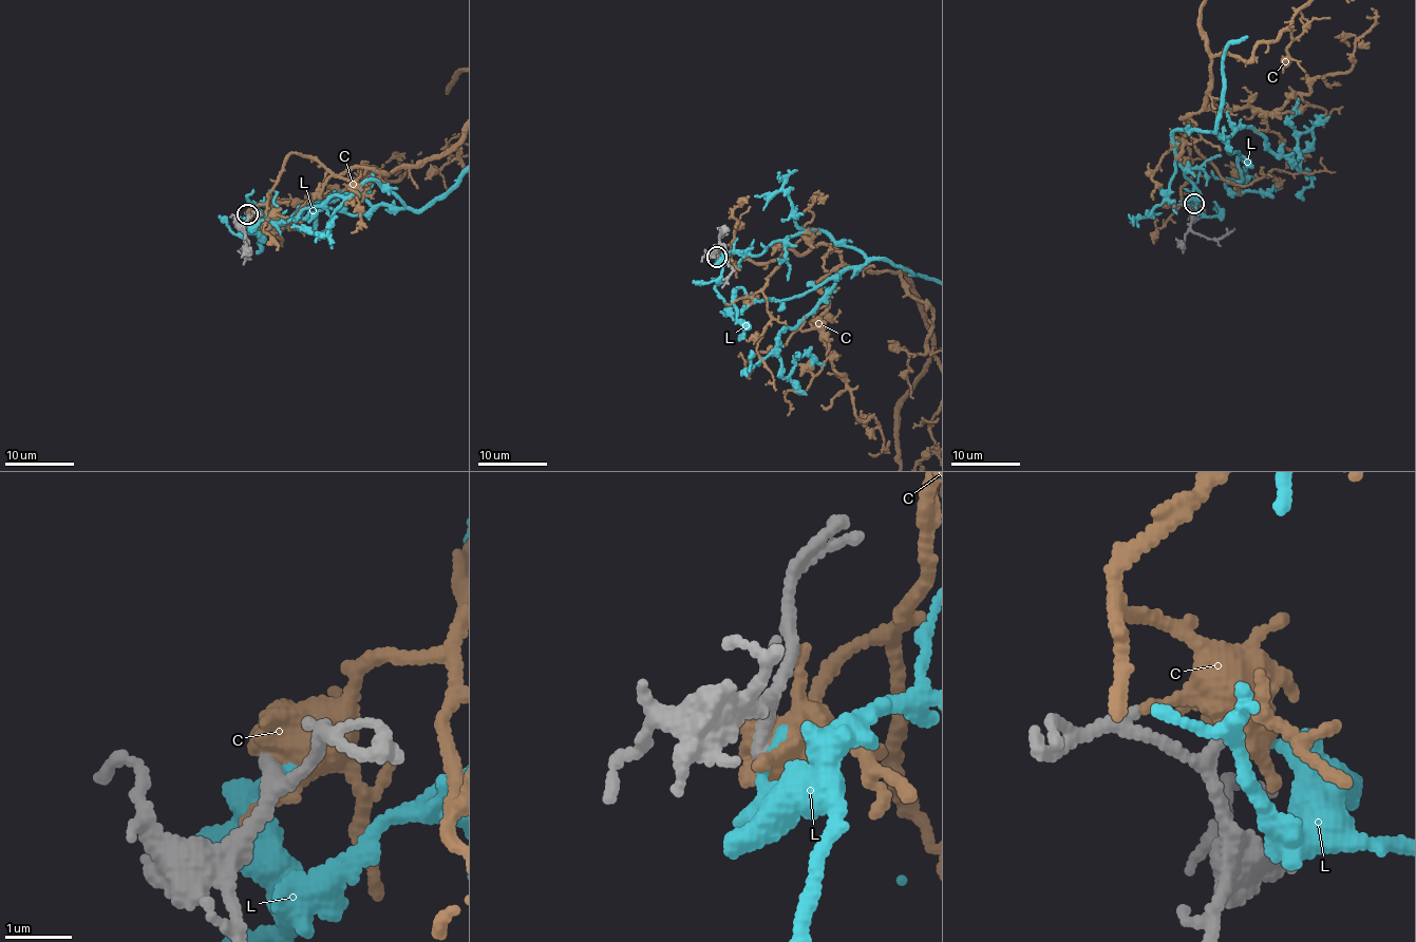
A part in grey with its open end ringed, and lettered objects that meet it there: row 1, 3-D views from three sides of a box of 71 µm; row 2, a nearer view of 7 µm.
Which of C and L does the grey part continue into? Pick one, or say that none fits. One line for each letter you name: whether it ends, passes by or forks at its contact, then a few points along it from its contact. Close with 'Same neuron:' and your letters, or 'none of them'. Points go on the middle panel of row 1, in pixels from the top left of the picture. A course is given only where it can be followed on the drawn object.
Same neuron: none of them

